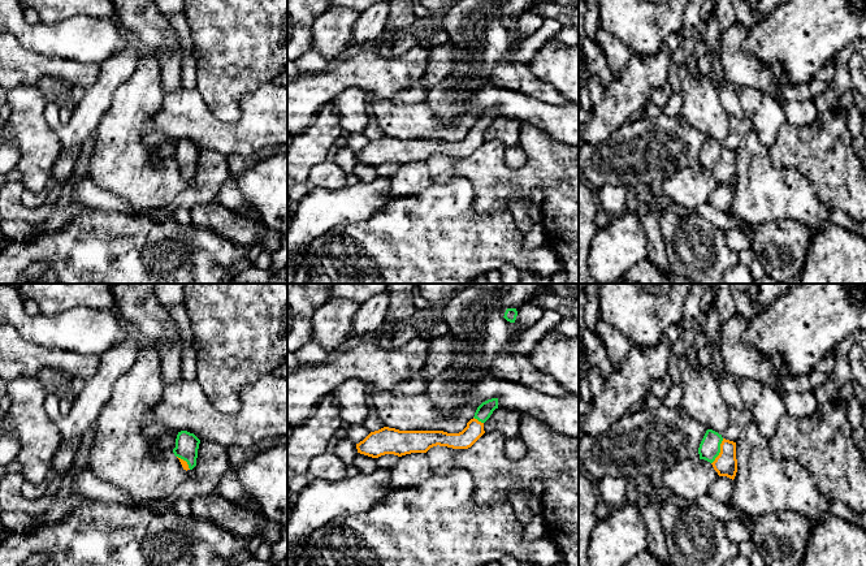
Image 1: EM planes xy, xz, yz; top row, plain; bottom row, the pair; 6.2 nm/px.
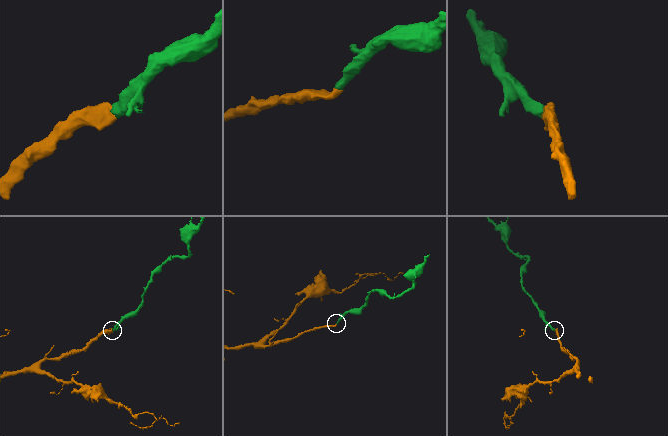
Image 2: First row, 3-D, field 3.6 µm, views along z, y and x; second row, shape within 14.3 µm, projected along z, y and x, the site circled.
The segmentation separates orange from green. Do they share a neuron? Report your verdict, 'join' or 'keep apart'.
join

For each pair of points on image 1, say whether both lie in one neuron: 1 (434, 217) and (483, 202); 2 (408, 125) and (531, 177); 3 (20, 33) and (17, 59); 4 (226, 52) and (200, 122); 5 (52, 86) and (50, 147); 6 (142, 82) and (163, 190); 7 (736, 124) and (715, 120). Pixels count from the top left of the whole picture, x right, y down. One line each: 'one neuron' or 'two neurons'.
1: two neurons
2: two neurons
3: two neurons
4: two neurons
5: two neurons
6: one neuron
7: two neurons

